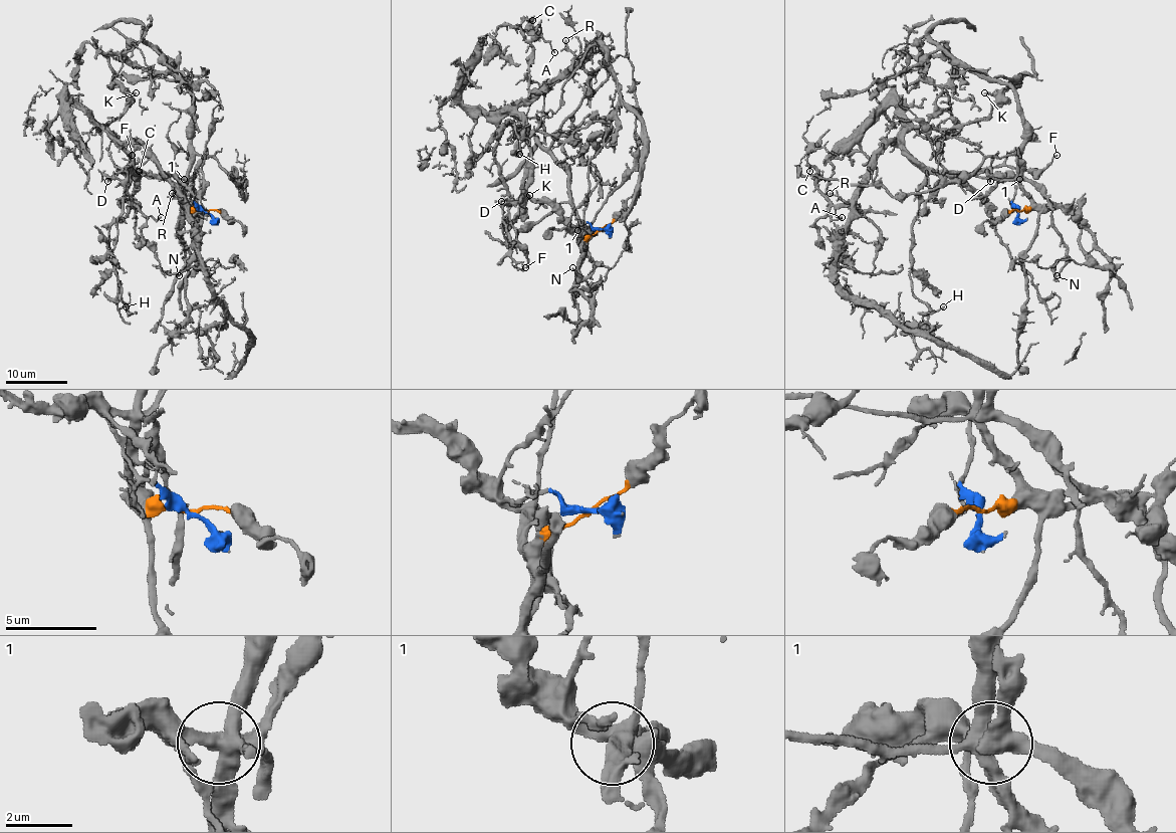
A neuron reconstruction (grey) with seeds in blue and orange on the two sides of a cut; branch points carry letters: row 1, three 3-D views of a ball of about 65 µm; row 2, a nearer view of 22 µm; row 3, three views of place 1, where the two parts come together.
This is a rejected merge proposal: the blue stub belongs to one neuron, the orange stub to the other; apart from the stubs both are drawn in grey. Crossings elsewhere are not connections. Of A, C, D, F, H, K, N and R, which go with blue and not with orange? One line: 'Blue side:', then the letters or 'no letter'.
Blue side: A, C, D, F, H, K, N, R

